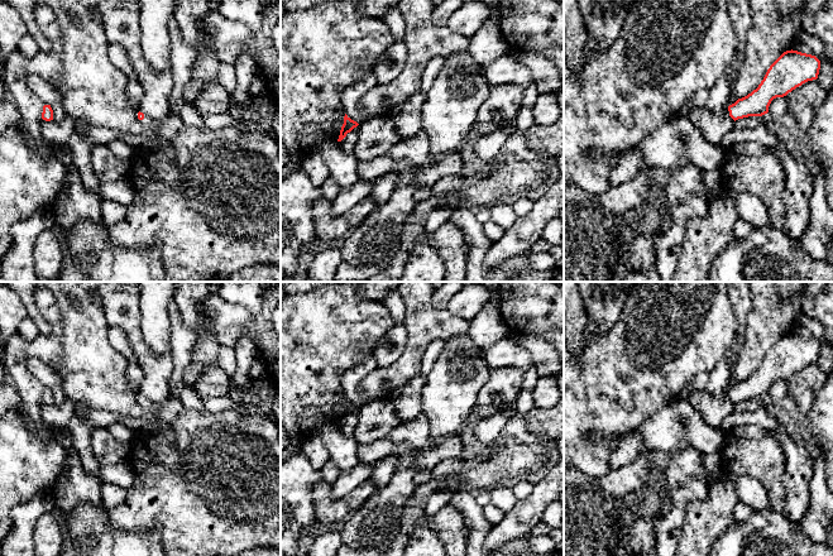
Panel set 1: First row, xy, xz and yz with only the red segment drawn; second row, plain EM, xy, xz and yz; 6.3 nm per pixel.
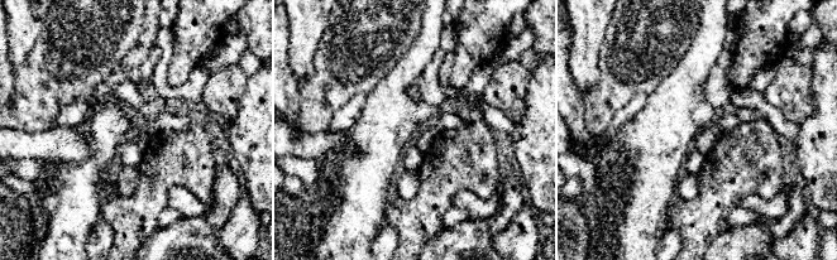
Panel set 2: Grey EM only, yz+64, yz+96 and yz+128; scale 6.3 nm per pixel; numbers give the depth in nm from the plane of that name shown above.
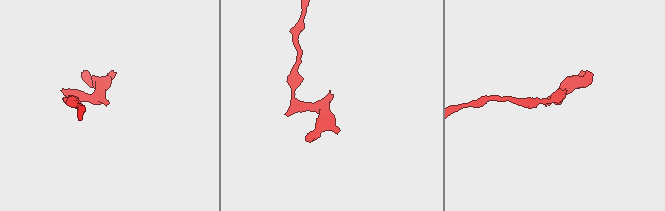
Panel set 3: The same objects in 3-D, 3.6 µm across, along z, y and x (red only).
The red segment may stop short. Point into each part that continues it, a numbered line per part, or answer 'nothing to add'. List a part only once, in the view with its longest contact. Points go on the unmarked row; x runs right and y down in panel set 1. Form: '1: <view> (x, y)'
1: xy (148, 407)

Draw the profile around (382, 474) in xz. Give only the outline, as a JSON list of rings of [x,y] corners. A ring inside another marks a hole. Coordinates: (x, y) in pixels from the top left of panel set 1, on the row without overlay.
[[[389,455],[373,469],[369,480],[374,483],[377,490],[383,489],[391,481],[396,468],[394,457]]]

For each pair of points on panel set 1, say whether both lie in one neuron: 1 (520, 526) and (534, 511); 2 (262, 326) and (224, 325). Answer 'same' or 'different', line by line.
1: same
2: same

